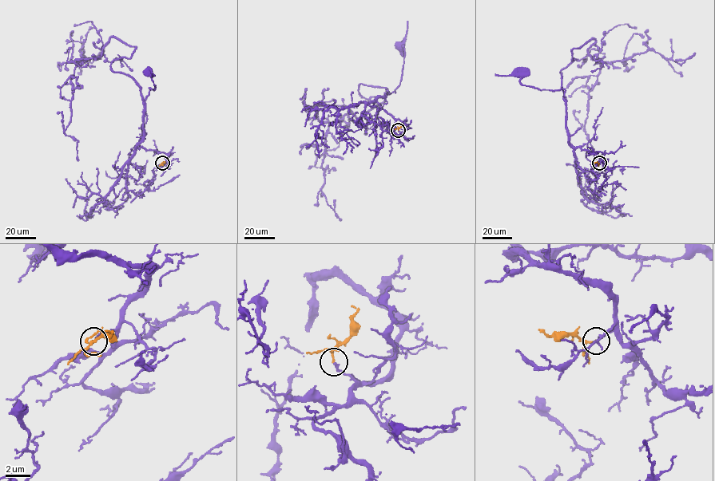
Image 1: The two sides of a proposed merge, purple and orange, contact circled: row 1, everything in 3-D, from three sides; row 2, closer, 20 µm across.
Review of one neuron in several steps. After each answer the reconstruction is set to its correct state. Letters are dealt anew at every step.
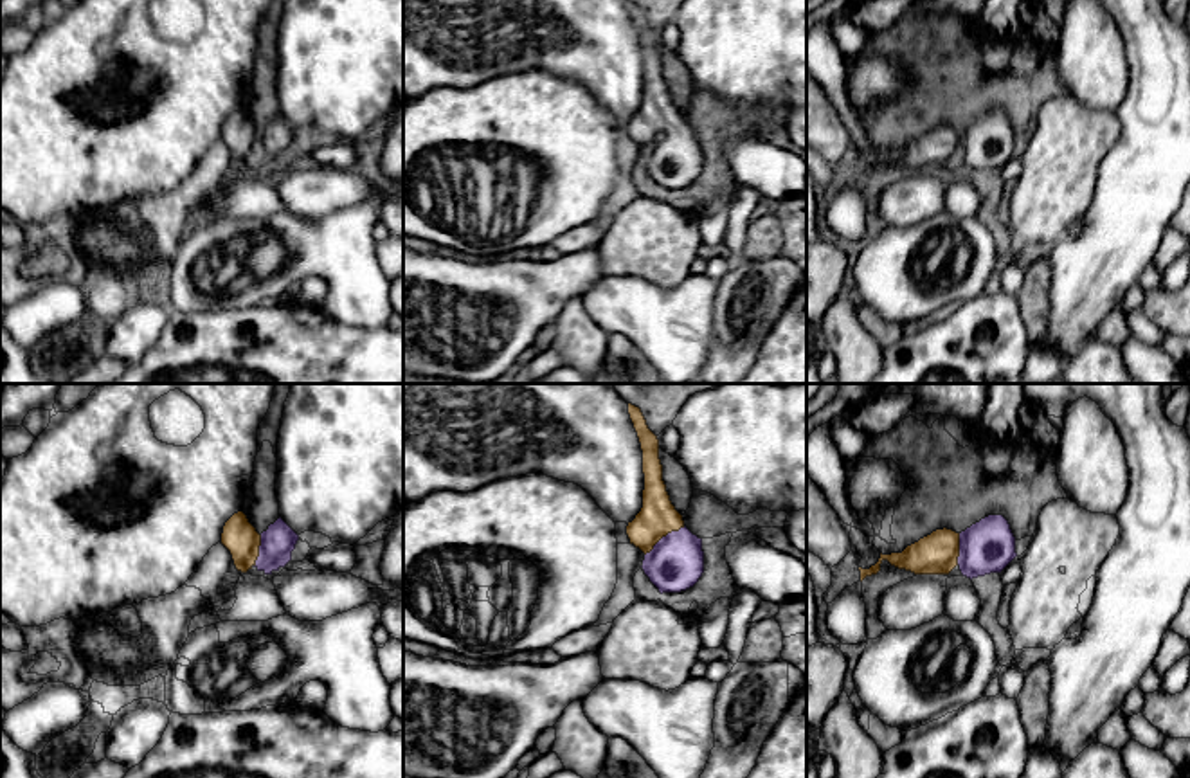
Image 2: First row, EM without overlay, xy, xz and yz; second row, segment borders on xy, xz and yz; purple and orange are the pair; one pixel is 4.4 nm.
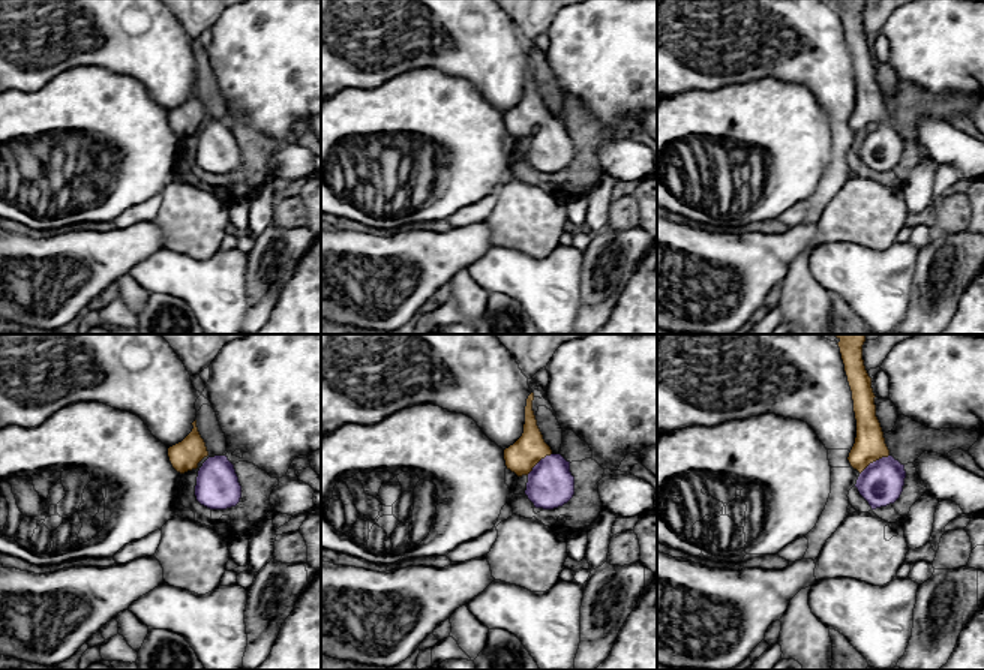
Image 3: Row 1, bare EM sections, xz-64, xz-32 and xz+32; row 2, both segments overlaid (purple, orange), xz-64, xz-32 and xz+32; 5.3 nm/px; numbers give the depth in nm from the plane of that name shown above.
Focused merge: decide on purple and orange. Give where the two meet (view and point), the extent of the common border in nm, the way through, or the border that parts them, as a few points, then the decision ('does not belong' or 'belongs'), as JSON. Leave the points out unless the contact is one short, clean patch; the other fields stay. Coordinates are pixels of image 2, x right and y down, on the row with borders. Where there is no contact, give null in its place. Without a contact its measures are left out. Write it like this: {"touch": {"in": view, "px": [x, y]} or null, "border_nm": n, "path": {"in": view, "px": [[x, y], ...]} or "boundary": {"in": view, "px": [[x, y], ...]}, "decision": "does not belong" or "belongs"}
{"touch": {"in": "xz", "px": [667, 535]}, "border_nm": 220, "path": {"in": "xz", "px": [[676, 562], [667, 535], [658, 526], [658, 517]]}, "decision": "belongs"}

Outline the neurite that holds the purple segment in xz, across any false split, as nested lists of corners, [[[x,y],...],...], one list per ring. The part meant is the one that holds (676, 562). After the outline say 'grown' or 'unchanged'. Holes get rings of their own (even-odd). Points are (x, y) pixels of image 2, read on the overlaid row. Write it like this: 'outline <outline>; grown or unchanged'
outline [[[628,403],[628,414],[643,450],[645,490],[643,508],[628,522],[627,535],[645,553],[641,567],[659,593],[681,593],[693,587],[704,573],[702,538],[684,526],[670,501],[657,436],[639,407]]]; grown

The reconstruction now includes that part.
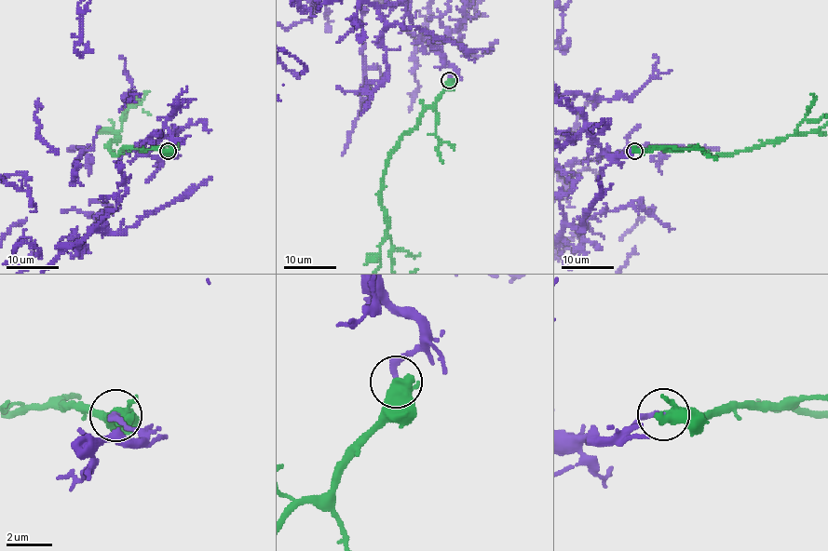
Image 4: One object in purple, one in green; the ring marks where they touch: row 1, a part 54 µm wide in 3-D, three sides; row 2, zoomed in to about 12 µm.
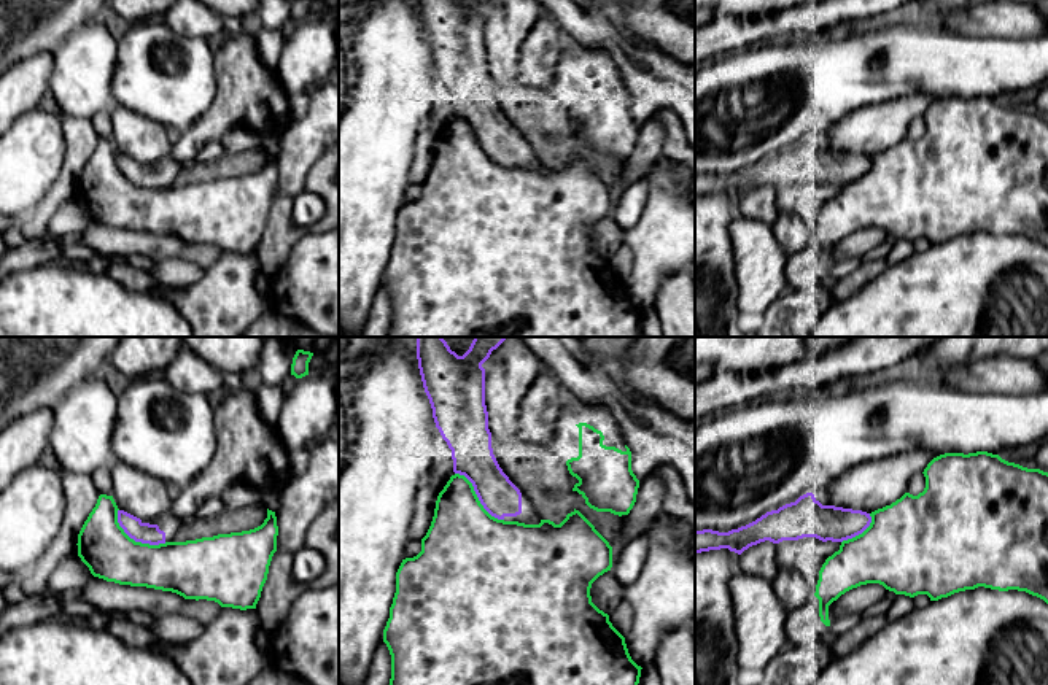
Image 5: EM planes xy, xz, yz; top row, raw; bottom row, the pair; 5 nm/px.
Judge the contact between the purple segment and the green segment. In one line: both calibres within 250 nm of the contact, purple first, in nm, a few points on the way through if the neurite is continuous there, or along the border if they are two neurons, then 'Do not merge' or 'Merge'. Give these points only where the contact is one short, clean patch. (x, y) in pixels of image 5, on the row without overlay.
Thickness 110 nm (purple) against 260 nm. Boundary: xy (116, 154), (120, 170), (135, 185), (150, 188), (166, 186). Do not merge

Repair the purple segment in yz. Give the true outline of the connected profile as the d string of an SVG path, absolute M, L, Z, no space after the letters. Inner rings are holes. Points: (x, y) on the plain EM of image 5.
M806 137L795 146L767 156L738 173L728 176L695 175L695 197L728 192L741 199L749 191L765 184L779 188L803 181L843 186L862 178L870 167L871 161L867 156L822 149L813 137Z

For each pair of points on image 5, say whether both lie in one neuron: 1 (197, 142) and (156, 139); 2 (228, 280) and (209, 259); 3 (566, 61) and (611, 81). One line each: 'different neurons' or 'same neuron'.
1: different neurons
2: different neurons
3: same neuron

